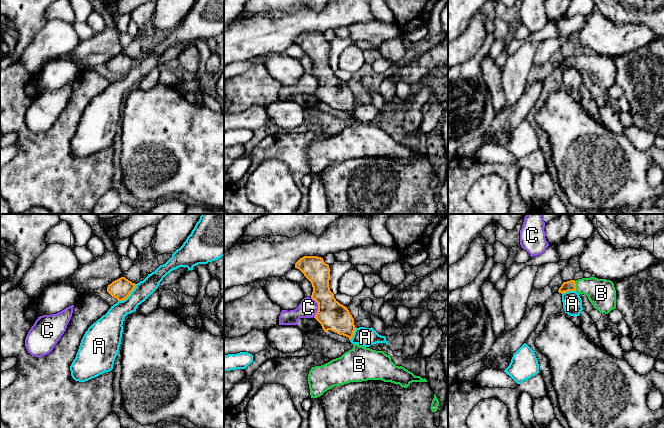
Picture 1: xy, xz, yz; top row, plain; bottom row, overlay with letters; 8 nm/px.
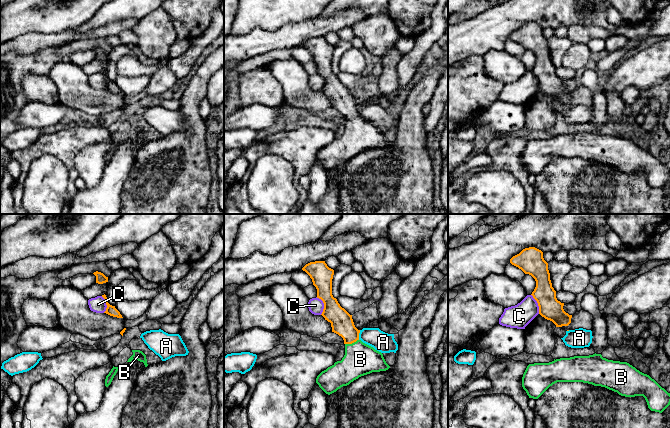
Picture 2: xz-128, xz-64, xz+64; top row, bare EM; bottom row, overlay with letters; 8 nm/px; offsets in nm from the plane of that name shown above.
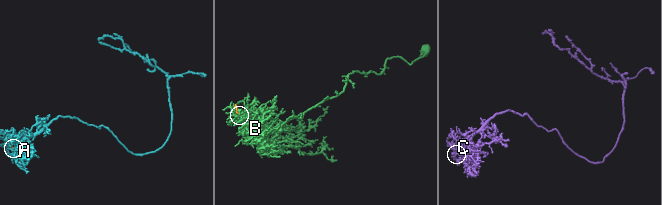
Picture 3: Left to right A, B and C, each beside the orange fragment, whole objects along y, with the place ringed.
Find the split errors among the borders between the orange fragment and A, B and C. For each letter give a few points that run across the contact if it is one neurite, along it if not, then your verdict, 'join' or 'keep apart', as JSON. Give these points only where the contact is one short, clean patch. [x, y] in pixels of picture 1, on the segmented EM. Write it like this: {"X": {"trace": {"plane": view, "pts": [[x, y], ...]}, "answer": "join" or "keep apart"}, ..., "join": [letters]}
{"A": {"trace": {"plane": "xy", "pts": [[136, 284], [134, 289], [124, 299], [118, 301]]}, "answer": "keep apart"}, "B": {"trace": {"plane": "yz", "pts": [[570, 285], [575, 286], [589, 286], [601, 293]]}, "answer": "join"}, "C": {"trace": {"plane": "xz", "pts": [[311, 297], [317, 303], [317, 312], [314, 317]]}, "answer": "keep apart"}, "join": ["B"]}

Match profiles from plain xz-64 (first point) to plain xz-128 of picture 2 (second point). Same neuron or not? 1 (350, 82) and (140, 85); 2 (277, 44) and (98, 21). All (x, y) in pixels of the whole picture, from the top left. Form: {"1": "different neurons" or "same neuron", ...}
{"1": "same neuron", "2": "different neurons"}

